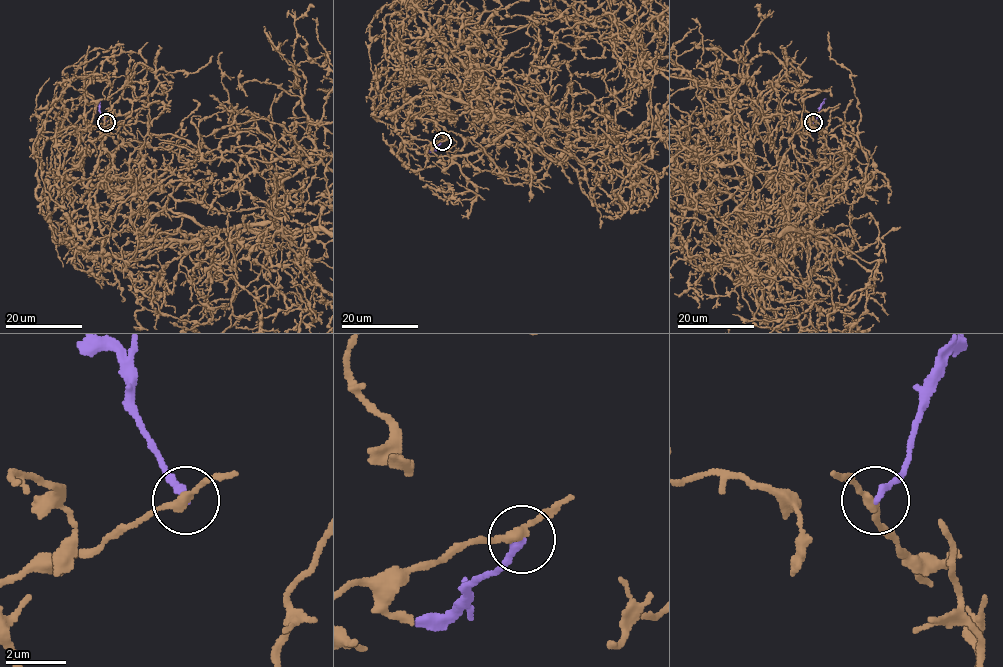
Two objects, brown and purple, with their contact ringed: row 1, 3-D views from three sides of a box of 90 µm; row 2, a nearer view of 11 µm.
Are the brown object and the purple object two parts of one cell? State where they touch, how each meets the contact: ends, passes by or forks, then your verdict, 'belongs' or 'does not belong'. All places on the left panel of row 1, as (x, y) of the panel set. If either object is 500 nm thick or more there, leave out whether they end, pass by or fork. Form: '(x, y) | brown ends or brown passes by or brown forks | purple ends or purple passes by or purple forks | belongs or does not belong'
(106, 122) | brown passes by | purple ends | does not belong

